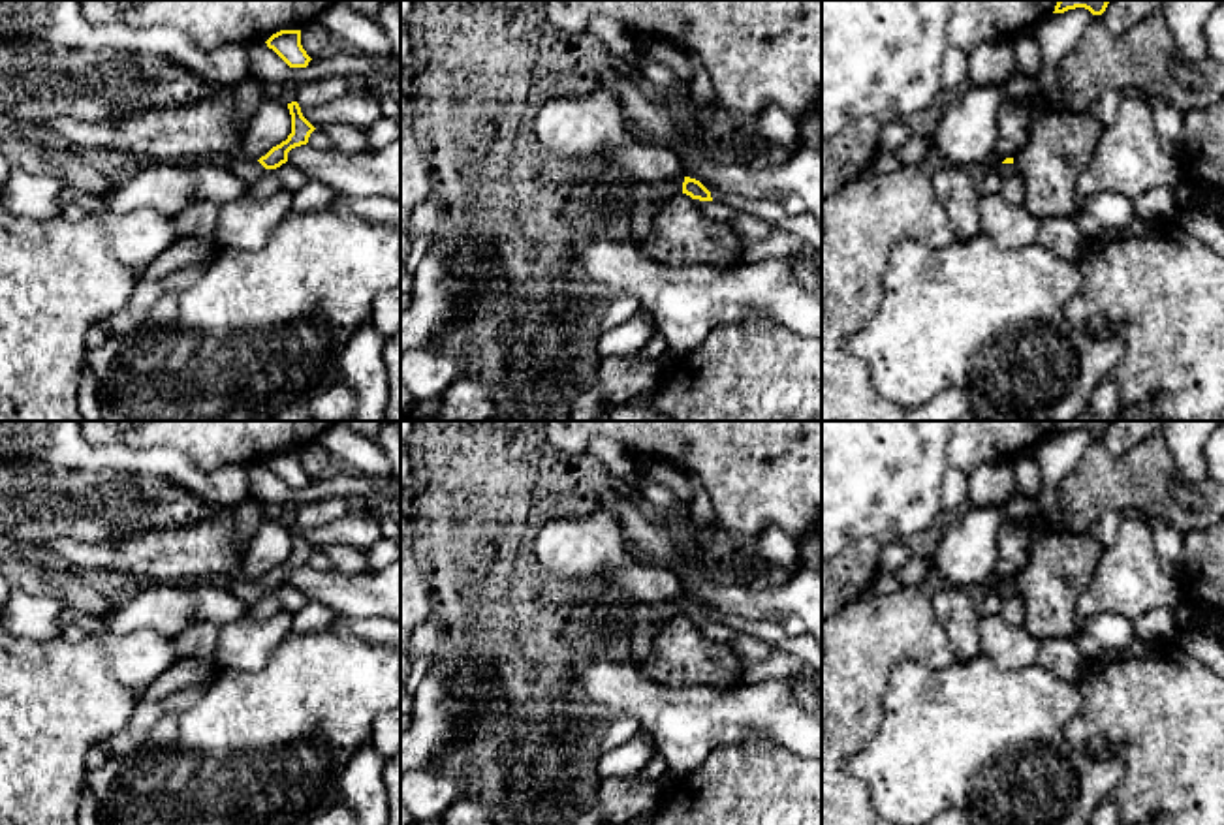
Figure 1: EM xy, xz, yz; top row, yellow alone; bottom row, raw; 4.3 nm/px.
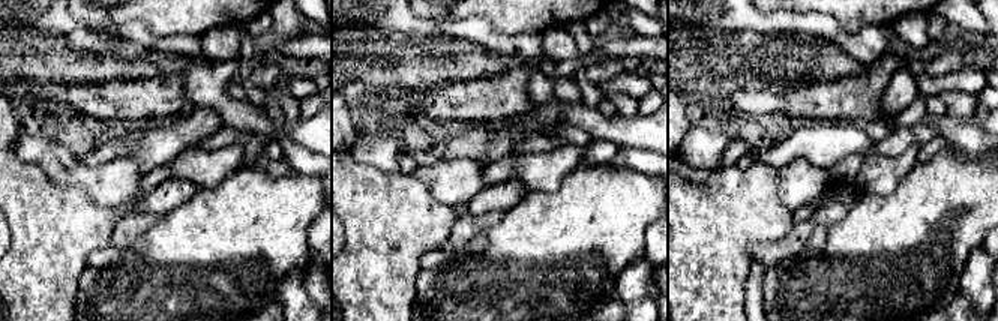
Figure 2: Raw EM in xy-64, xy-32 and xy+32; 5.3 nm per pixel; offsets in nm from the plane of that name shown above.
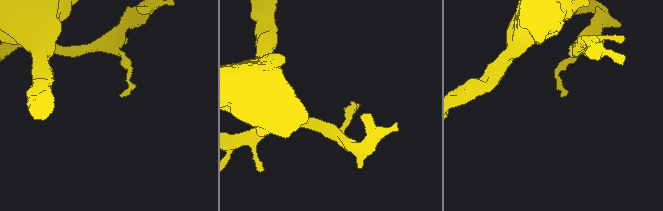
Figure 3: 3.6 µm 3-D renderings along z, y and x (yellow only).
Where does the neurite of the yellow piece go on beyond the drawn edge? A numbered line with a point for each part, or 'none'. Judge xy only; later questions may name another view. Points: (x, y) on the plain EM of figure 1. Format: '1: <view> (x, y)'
1: xy (249, 591)

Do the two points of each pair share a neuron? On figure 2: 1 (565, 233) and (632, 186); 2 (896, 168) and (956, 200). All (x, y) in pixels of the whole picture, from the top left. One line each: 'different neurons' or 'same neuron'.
1: same neuron
2: different neurons

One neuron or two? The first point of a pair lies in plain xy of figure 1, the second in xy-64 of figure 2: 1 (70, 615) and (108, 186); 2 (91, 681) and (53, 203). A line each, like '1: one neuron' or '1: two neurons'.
1: two neurons
2: one neuron

